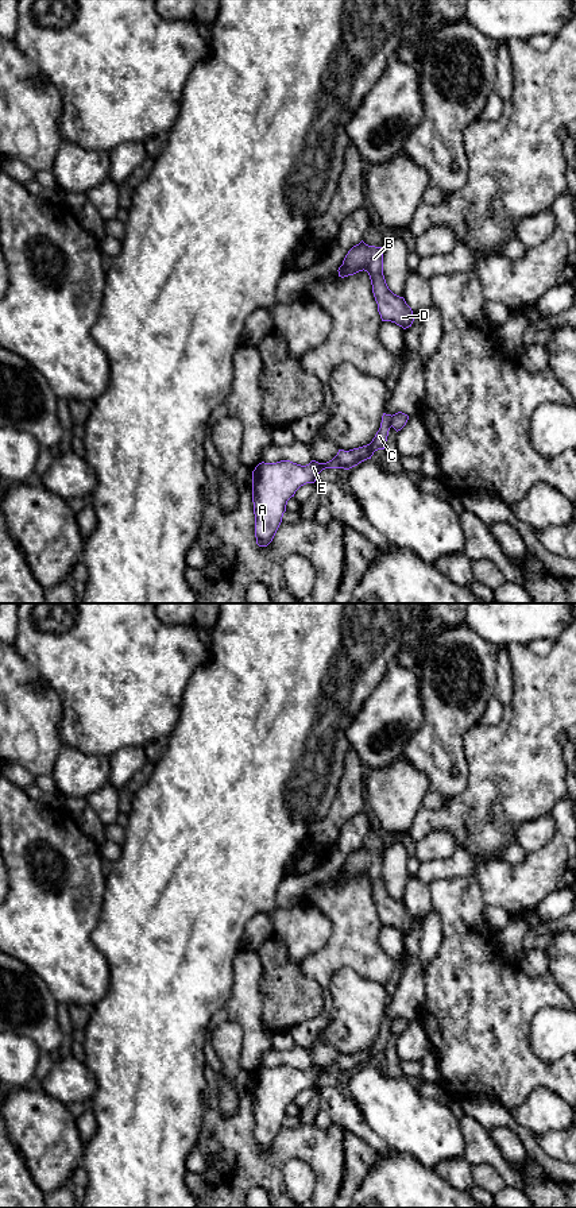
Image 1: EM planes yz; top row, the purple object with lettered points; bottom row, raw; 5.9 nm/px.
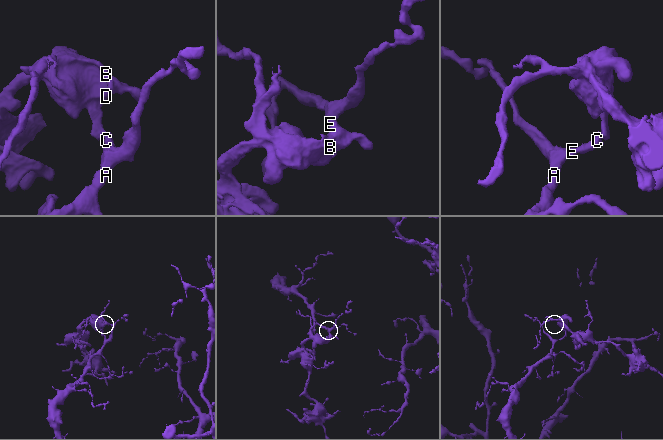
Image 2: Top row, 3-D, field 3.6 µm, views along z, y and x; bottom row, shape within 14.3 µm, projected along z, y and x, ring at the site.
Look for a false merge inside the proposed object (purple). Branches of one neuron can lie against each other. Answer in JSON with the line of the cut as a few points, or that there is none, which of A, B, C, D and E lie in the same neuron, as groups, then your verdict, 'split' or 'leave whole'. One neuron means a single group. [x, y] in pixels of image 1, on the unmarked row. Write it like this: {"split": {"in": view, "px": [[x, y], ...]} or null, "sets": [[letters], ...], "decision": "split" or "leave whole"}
{"split": {"in": "yz", "px": [[393, 1021], [390, 1030]]}, "sets": [["A", "C", "E"], ["B", "D"]], "decision": "split"}

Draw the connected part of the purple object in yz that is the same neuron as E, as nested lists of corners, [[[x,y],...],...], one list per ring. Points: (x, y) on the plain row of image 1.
[[[383,1018],[380,1033],[370,1049],[349,1055],[339,1054],[337,1060],[326,1068],[316,1065],[306,1070],[290,1065],[259,1068],[252,1076],[256,1149],[267,1151],[272,1146],[286,1116],[287,1105],[294,1101],[301,1091],[314,1088],[322,1074],[349,1074],[371,1064],[375,1055],[384,1054],[391,1033],[391,1022],[391,1019]]]

